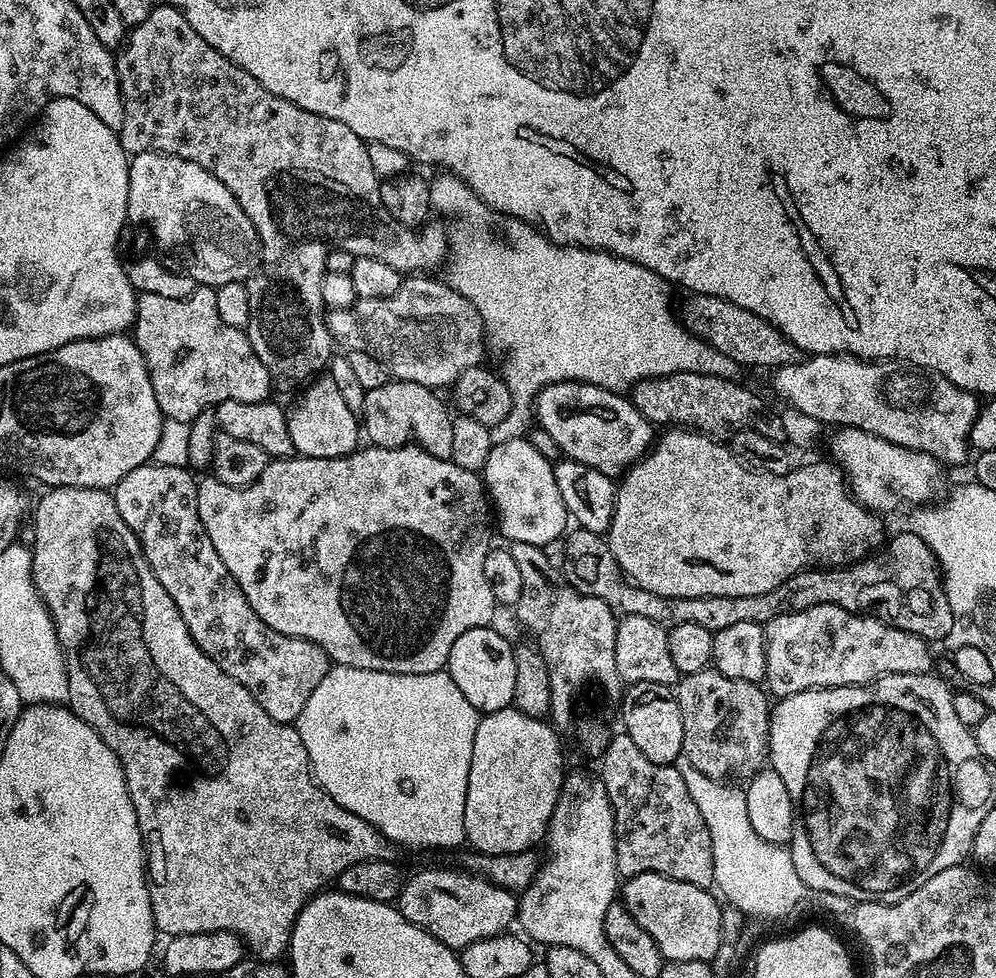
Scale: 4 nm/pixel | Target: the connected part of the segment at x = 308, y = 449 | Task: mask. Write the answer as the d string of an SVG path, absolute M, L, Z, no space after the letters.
M317 375L304 390L300 401L288 412L293 453L310 458L342 458L355 452L362 440L362 428L357 413L342 402L342 390L338 390L331 375Z

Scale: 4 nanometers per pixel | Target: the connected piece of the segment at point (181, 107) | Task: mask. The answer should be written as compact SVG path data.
M167 2L153 8L151 14L146 18L146 22L135 25L129 31L122 47L115 53L114 59L116 73L120 79L120 93L124 95L124 117L118 133L124 151L132 156L143 152L161 152L167 156L186 158L190 162L202 166L202 170L214 174L214 178L218 178L218 182L222 182L222 186L226 186L226 190L230 190L230 194L234 194L238 206L242 206L246 218L250 218L261 245L264 247L263 259L267 263L268 260L272 263L272 269L269 270L268 276L257 274L247 281L248 293L250 294L250 322L246 331L248 340L254 346L254 354L258 354L258 358L262 358L262 366L266 366L270 375L277 381L285 380L288 384L301 383L300 385L303 385L329 367L334 355L334 341L332 335L328 333L326 305L322 298L322 282L325 272L328 271L326 258L335 248L346 250L356 257L378 258L378 262L386 262L386 266L394 266L394 270L398 270L402 274L428 274L433 271L431 268L436 268L439 264L441 267L447 261L450 251L450 232L447 232L442 225L428 222L419 230L407 228L390 215L386 206L382 206L382 198L380 197L382 180L377 176L374 166L370 166L368 144L361 136L354 134L354 130L350 130L350 126L346 126L341 120L319 116L310 110L302 110L302 106L298 106L278 94L270 94L270 90L266 90L266 86L262 86L262 82L258 82L258 78L254 78L249 72L242 70L234 62L230 62L230 58L226 58L217 48L210 46L210 42L206 42L206 38L202 38L202 34L198 34L198 30L194 30L194 26L190 26L190 22L186 22L184 15L178 9L169 6Z

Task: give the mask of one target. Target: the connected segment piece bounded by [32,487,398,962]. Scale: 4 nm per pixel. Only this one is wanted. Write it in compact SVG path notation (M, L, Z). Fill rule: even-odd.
M49 487L48 492L36 504L36 544L32 548L32 577L36 583L38 594L42 598L42 602L48 608L48 612L52 616L52 621L56 627L58 634L58 642L64 651L64 661L66 662L66 670L68 671L68 698L67 707L72 709L72 713L78 718L82 718L82 722L86 722L91 728L99 734L102 742L106 742L106 746L110 746L110 750L114 750L114 754L120 759L120 765L124 771L124 777L128 783L128 792L132 796L132 805L136 811L138 818L138 827L140 835L144 837L144 847L146 849L146 875L148 878L148 893L150 894L150 906L154 914L154 922L156 923L157 933L163 934L165 937L181 936L182 934L202 934L203 932L233 932L235 936L239 936L244 941L247 951L252 952L260 962L276 962L281 959L280 955L287 953L290 948L292 938L292 928L296 925L298 914L304 908L304 905L317 895L321 890L327 889L331 882L339 881L340 875L346 870L350 870L350 866L358 866L358 862L370 862L371 860L391 860L397 859L397 845L387 840L377 828L370 826L368 822L362 818L358 818L358 814L350 814L350 810L346 810L342 806L338 806L338 802L334 802L334 798L330 798L330 794L326 794L326 790L316 781L316 776L312 772L312 767L308 761L306 754L306 746L302 746L302 738L298 734L298 730L292 724L283 724L274 718L270 718L270 714L266 714L266 710L262 710L262 706L258 706L258 702L250 694L250 690L246 690L246 686L242 686L234 678L230 678L230 674L223 672L218 666L218 662L214 662L207 654L200 649L198 642L194 642L194 638L190 634L190 630L186 626L186 622L182 618L182 614L178 610L178 606L174 606L174 598L170 598L170 594L166 594L166 590L162 586L162 582L158 582L158 578L154 578L154 570L150 570L150 566L144 557L144 551L140 549L140 543L136 535L130 530L130 526L126 526L126 522L122 522L122 514L118 514L118 506L116 505L115 495L111 491L102 488L54 488Z

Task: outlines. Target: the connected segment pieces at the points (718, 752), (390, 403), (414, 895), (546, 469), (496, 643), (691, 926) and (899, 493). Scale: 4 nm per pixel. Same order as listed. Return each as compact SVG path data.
M712 666L679 677L674 691L682 710L682 754L690 758L694 770L702 770L702 774L712 780L728 782L733 779L731 776L748 778L765 767L764 759L770 756L770 696L760 687L759 683L751 680L726 678L726 674L716 671Z
M395 378L389 379L388 384L386 386L378 386L377 388L370 388L365 391L364 394L364 410L362 413L362 428L366 433L367 439L368 436L373 445L377 448L403 448L405 445L416 445L421 448L425 448L427 452L430 454L434 454L434 458L442 458L443 460L452 459L452 451L454 450L454 426L452 425L454 416L453 413L448 413L448 408L443 404L442 401L439 400L437 393L433 391L431 388L427 388L426 386L422 386L418 382L406 382L405 380L398 380Z
M428 868L425 872L409 875L399 894L398 907L414 926L426 930L453 950L470 946L470 942L482 938L507 933L518 916L518 900L513 893L467 870L455 872L452 868Z
M527 438L493 444L482 479L494 509L495 523L500 523L500 532L508 542L549 546L565 535L570 517L554 478L553 461L543 457Z
M495 627L475 628L466 630L466 634L458 637L458 642L450 646L450 658L446 665L446 671L450 678L454 678L454 686L466 694L466 702L476 708L477 713L487 714L497 712L509 707L514 698L514 648L500 632L495 632Z
M653 872L627 877L622 884L624 908L630 910L634 922L654 938L668 962L715 961L720 945L721 905L716 904L717 897L712 894L709 889Z
M840 428L837 433L832 440L831 459L844 473L852 494L865 508L871 508L877 514L896 512L899 508L911 509L935 501L935 496L943 490L945 469L930 454L912 452L866 430Z

